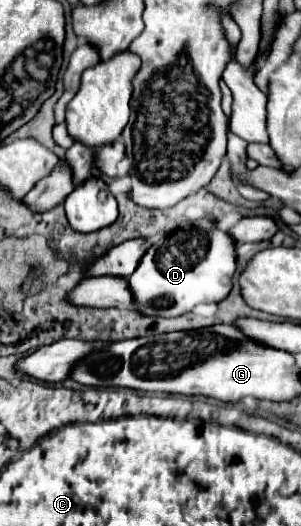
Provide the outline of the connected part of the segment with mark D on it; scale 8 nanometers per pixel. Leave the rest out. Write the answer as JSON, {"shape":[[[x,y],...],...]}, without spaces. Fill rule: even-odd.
{"shape":[[[203,219],[197,223],[189,223],[185,229],[171,231],[161,245],[149,247],[135,273],[129,277],[129,287],[135,297],[135,303],[145,315],[177,317],[199,303],[223,301],[223,297],[227,297],[227,293],[231,293],[233,289],[235,271],[237,271],[237,243],[231,241],[231,235],[227,231],[217,229],[217,223],[213,219]]]}

